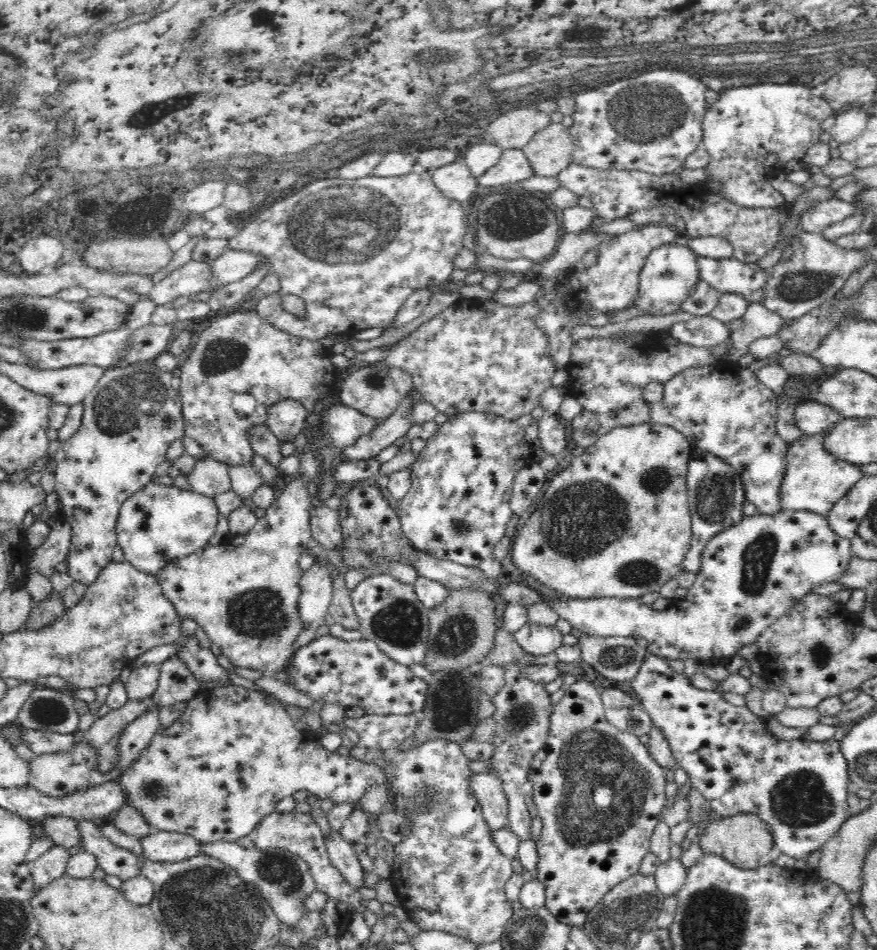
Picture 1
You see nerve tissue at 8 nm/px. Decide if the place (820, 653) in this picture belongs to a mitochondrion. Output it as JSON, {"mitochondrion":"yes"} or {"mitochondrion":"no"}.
{"mitochondrion":"yes"}

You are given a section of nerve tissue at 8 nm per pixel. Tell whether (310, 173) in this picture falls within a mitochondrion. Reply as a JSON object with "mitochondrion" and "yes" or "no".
{"mitochondrion":"yes"}

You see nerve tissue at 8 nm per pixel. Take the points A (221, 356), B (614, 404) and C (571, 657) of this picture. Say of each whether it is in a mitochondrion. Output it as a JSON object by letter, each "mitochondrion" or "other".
{"A":"mitochondrion","B":"other","C":"other"}

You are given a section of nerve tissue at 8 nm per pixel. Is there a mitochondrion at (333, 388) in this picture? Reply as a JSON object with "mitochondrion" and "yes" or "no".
{"mitochondrion":"no"}

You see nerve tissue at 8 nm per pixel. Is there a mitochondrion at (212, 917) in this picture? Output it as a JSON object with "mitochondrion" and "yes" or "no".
{"mitochondrion":"yes"}

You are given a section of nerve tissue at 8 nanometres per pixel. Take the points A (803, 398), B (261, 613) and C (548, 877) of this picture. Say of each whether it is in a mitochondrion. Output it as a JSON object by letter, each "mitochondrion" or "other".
{"A":"other","B":"mitochondrion","C":"other"}

